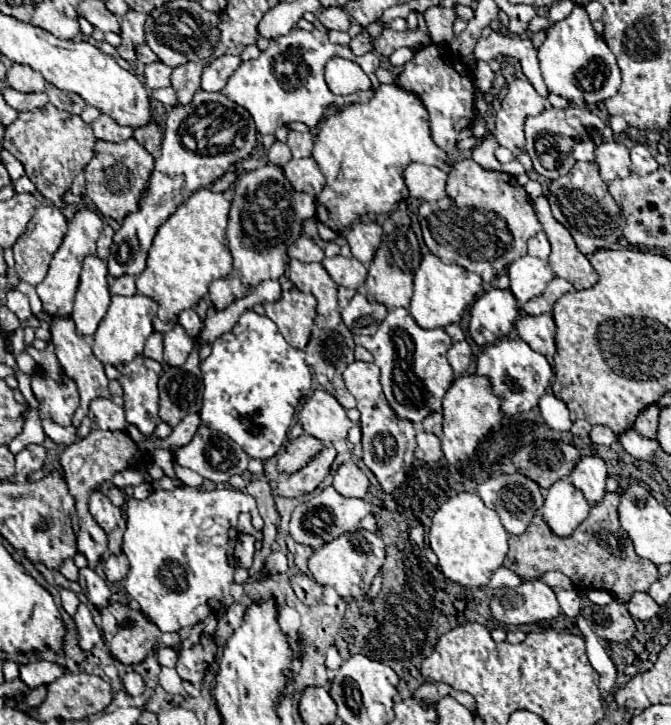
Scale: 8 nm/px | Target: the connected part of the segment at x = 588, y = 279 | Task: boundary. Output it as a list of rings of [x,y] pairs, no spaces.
[[[545,195],[537,197],[533,201],[533,205],[535,205],[535,213],[543,225],[543,231],[551,243],[549,263],[551,263],[555,275],[573,283],[575,289],[593,287],[599,281],[597,271],[591,267],[589,259],[577,249],[571,233],[561,223],[557,223],[557,219],[553,219],[547,197]]]

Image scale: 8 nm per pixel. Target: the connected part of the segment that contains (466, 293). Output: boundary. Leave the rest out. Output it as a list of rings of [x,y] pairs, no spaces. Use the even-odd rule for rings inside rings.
[[[427,253],[421,259],[421,265],[415,273],[415,285],[413,285],[409,313],[413,315],[415,323],[423,329],[435,329],[435,327],[447,327],[451,323],[459,323],[465,309],[483,291],[481,283],[483,281],[479,275],[473,275],[471,271],[465,271],[459,265],[447,265],[441,259],[437,259],[433,253]]]

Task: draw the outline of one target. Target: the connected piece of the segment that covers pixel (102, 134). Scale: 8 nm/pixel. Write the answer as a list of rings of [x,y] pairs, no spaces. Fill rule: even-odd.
[[[103,113],[91,123],[91,127],[97,139],[113,141],[113,143],[121,143],[133,135],[131,127],[121,127],[117,121],[113,121],[109,115],[103,115]]]

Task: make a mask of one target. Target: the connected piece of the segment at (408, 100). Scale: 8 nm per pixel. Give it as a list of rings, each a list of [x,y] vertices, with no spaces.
[[[393,83],[393,85],[381,85],[369,103],[349,105],[337,115],[323,121],[313,147],[313,159],[317,161],[319,169],[327,179],[325,189],[317,195],[317,219],[327,227],[331,227],[333,231],[343,233],[361,215],[391,213],[399,201],[409,197],[409,191],[403,181],[403,167],[409,165],[411,161],[445,167],[447,155],[431,139],[427,119],[429,115],[423,101],[415,93],[401,89],[399,85]]]

